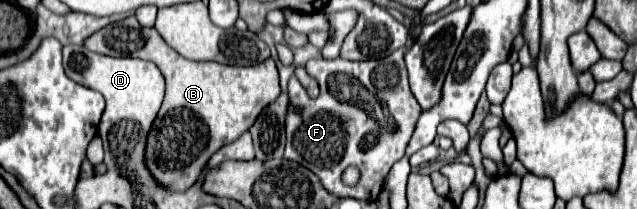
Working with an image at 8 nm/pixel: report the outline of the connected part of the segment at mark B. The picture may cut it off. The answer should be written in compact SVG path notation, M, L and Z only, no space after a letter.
M135 16L109 24L85 42L85 48L107 56L127 56L155 62L165 78L165 98L153 120L145 144L145 164L151 178L171 192L183 192L197 182L207 160L223 144L237 140L275 96L279 96L279 74L269 58L255 66L223 66L219 62L193 62L165 44L155 28L141 26Z

